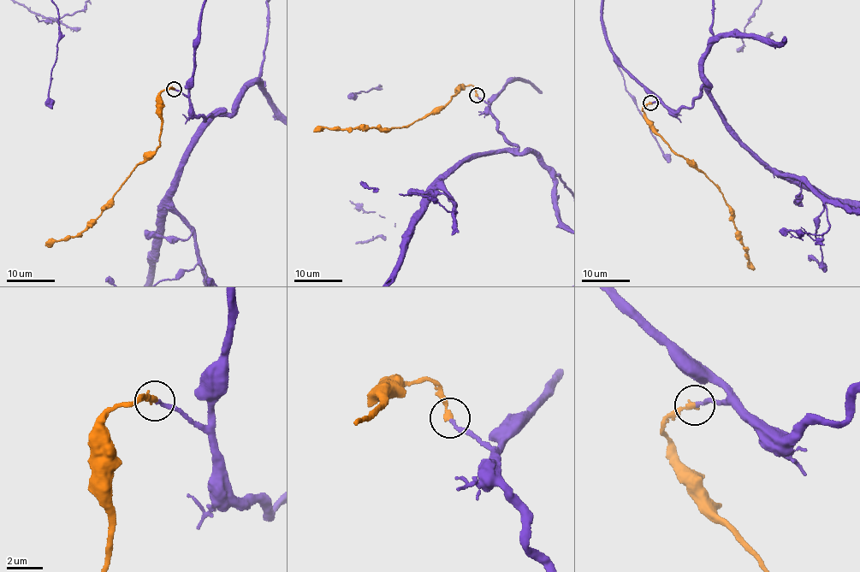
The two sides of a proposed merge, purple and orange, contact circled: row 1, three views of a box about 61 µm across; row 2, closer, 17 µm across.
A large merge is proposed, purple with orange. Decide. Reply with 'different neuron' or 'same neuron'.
same neuron

